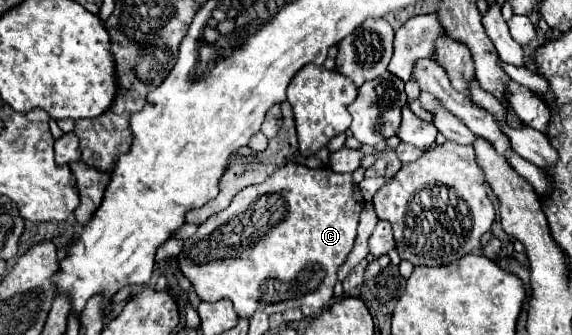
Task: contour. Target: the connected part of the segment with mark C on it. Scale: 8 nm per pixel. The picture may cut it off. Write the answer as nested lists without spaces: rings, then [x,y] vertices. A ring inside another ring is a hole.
[[[289,161],[261,185],[239,191],[227,209],[201,223],[197,233],[185,241],[183,251],[177,255],[177,263],[201,301],[219,301],[227,297],[237,315],[245,315],[247,319],[255,311],[273,315],[287,309],[301,309],[305,317],[313,317],[333,297],[337,269],[345,263],[357,237],[361,209],[363,195],[351,173],[335,173],[329,167],[309,169]]]

